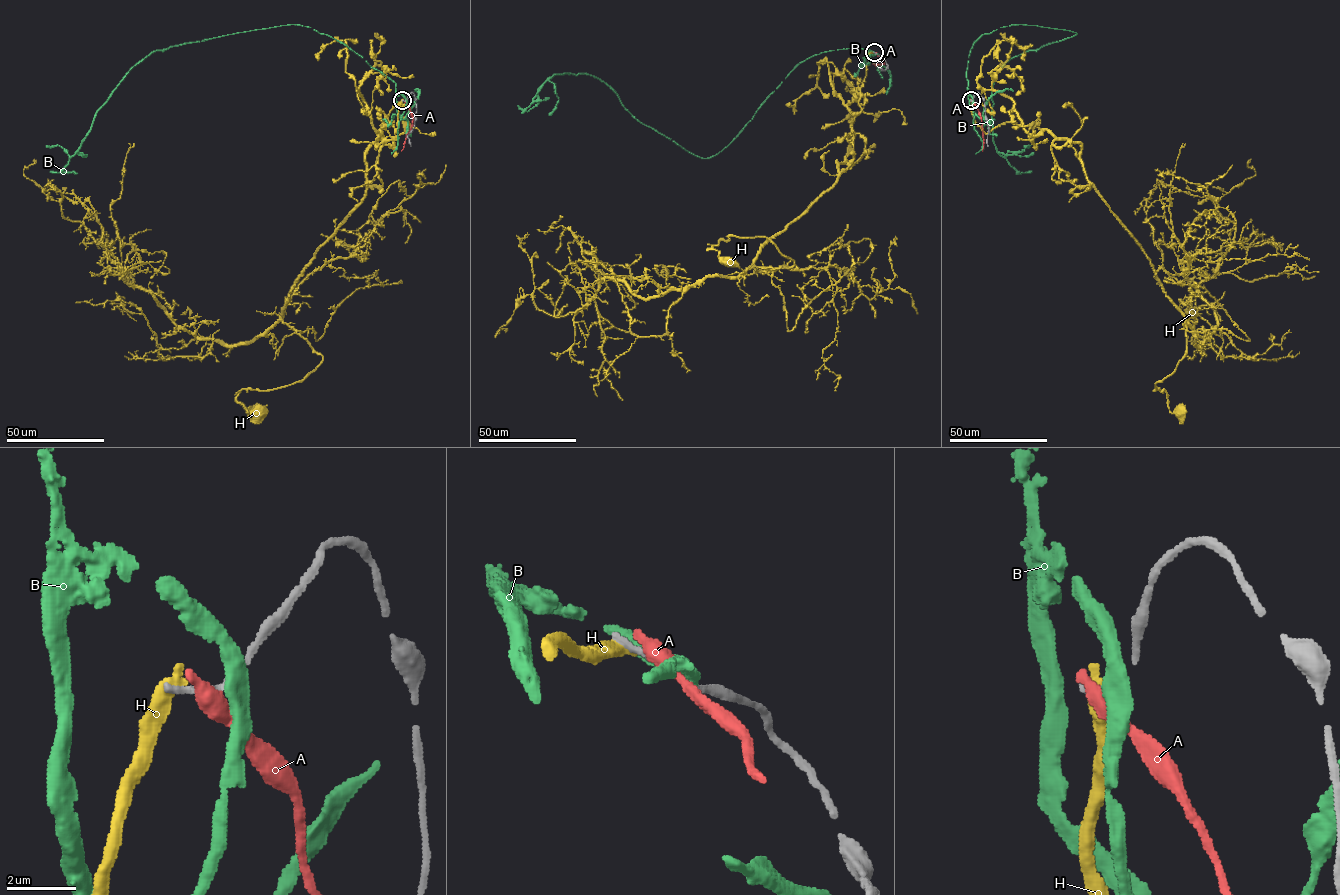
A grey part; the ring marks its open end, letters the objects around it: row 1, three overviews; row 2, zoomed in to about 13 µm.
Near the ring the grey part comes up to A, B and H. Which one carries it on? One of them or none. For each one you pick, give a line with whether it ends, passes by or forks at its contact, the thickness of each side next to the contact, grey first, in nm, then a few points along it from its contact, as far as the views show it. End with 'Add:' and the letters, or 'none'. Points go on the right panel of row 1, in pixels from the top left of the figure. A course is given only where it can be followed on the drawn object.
Add: none

